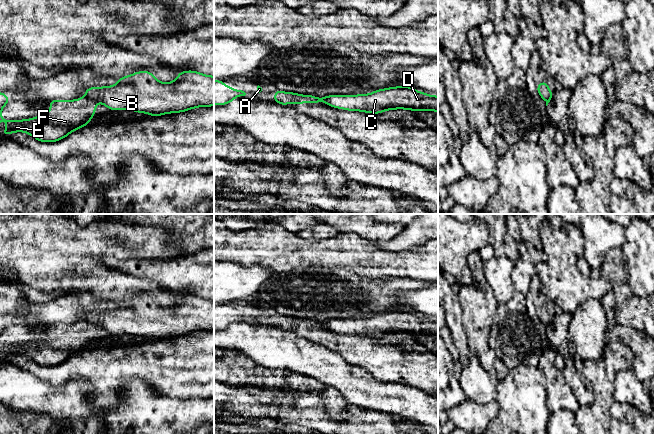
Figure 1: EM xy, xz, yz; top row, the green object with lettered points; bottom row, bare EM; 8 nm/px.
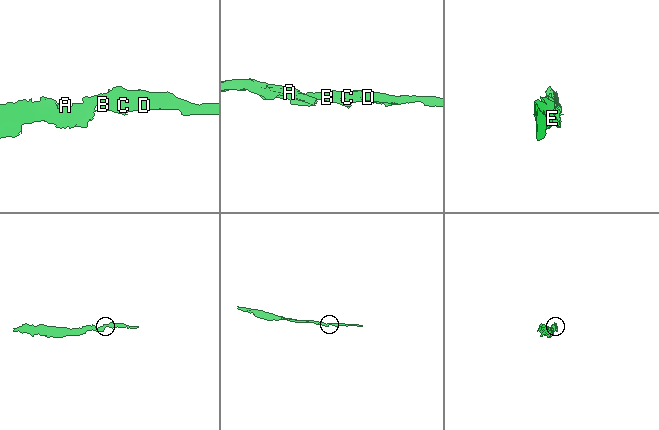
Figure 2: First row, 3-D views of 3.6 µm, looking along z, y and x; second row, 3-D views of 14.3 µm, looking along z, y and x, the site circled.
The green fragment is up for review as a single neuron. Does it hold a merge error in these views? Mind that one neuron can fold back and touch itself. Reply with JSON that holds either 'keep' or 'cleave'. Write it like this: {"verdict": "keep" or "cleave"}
{"verdict": "cleave"}

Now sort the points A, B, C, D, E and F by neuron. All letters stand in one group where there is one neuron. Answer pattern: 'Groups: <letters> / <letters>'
Groups: A E F / B C D

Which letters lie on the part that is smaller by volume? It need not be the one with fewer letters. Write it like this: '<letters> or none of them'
B, C, D

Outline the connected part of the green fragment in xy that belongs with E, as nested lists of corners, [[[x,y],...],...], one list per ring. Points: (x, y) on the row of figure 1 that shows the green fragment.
[[[0,92],[0,122],[8,124],[2,135],[25,132],[40,142],[56,142],[71,132],[89,125],[96,113],[98,101],[88,97],[76,100],[50,100],[50,111],[32,119],[9,120],[1,117],[3,107],[10,99]]]

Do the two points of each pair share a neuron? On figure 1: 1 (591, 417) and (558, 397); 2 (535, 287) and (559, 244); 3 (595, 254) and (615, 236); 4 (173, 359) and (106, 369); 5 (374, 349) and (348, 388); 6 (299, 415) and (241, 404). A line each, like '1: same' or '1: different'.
1: different
2: different
3: same
4: same
5: different
6: same

